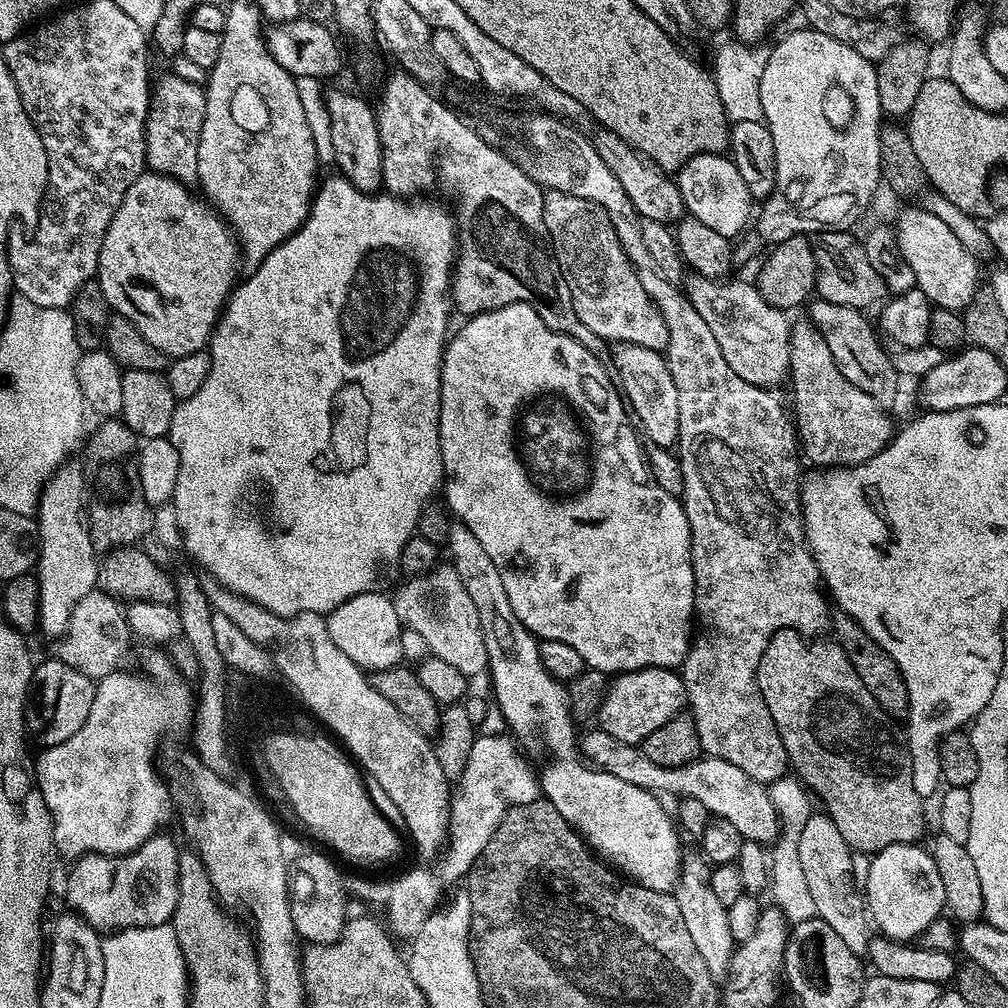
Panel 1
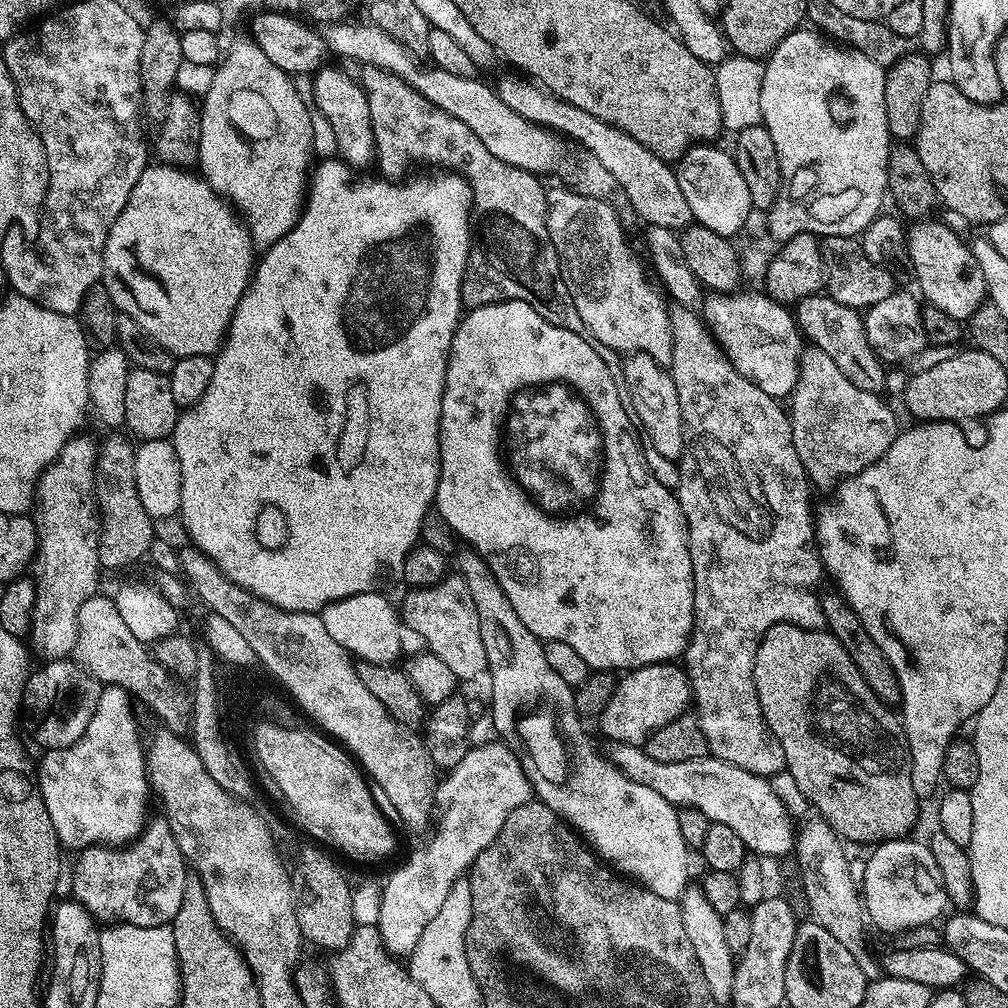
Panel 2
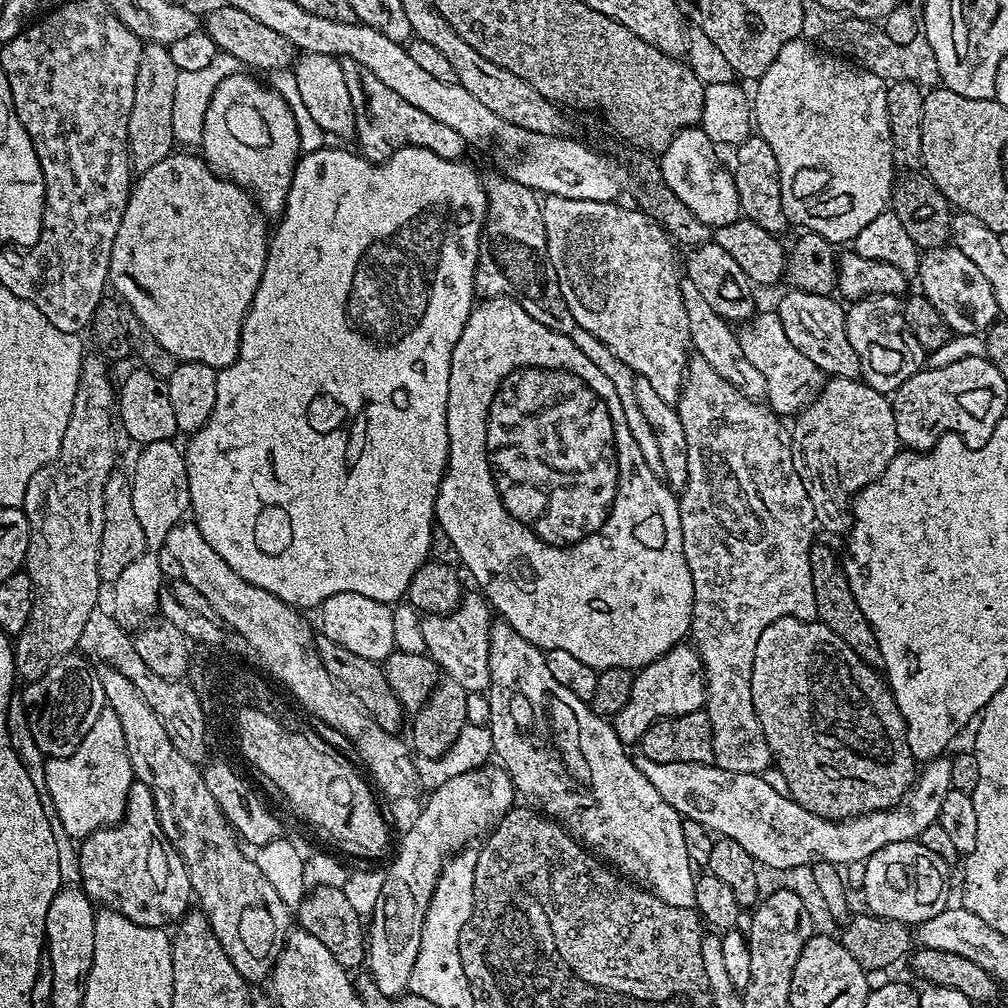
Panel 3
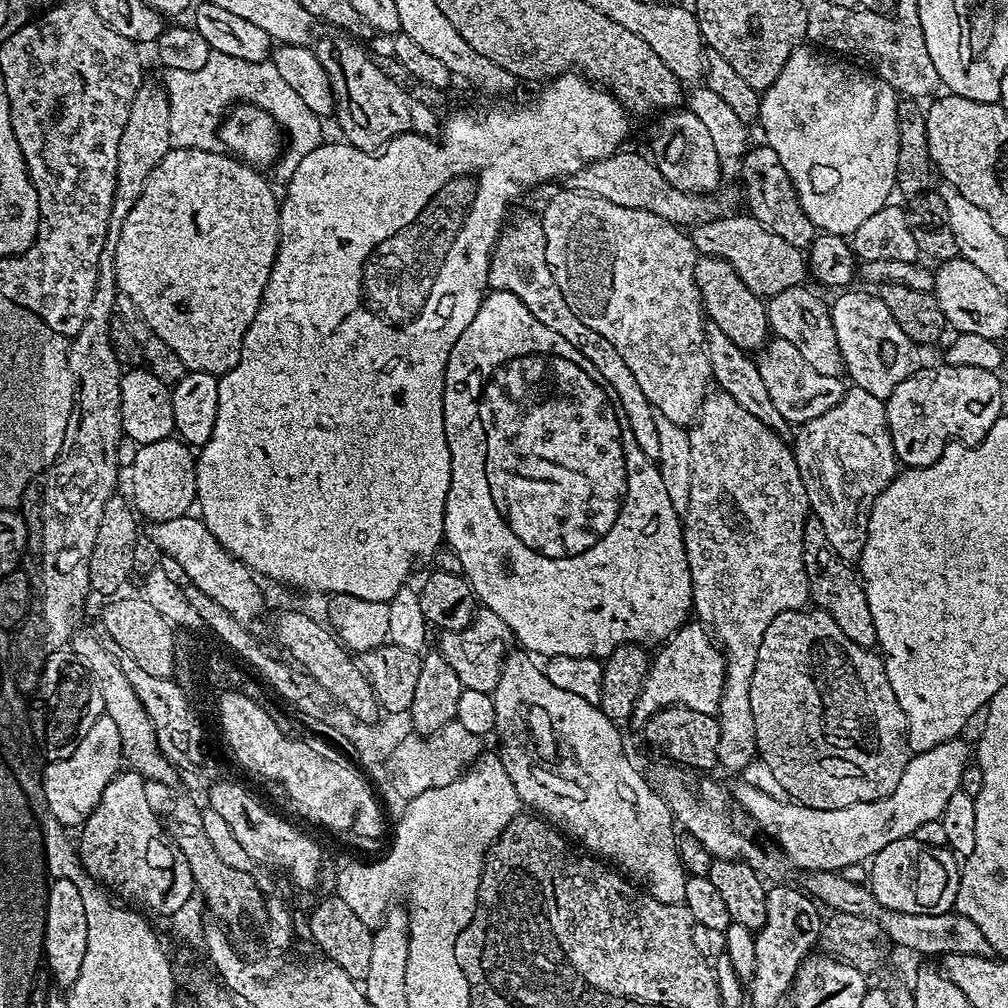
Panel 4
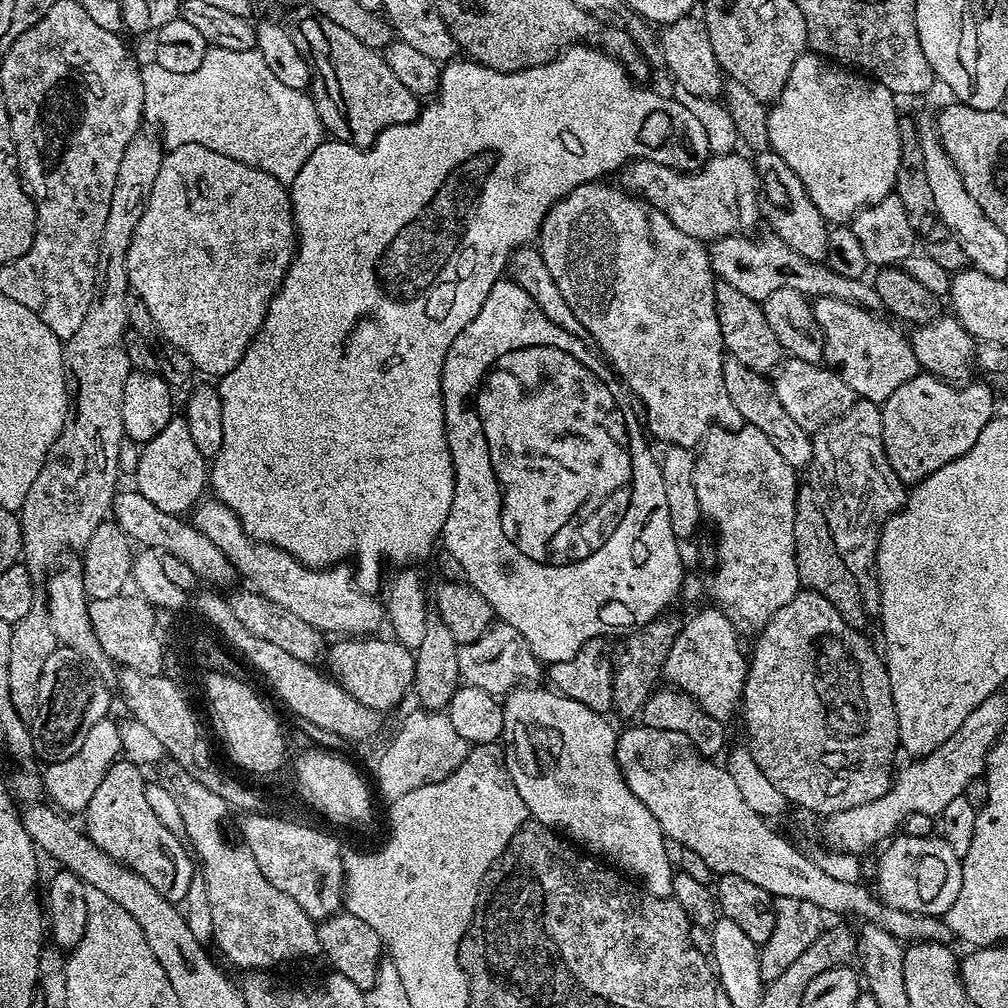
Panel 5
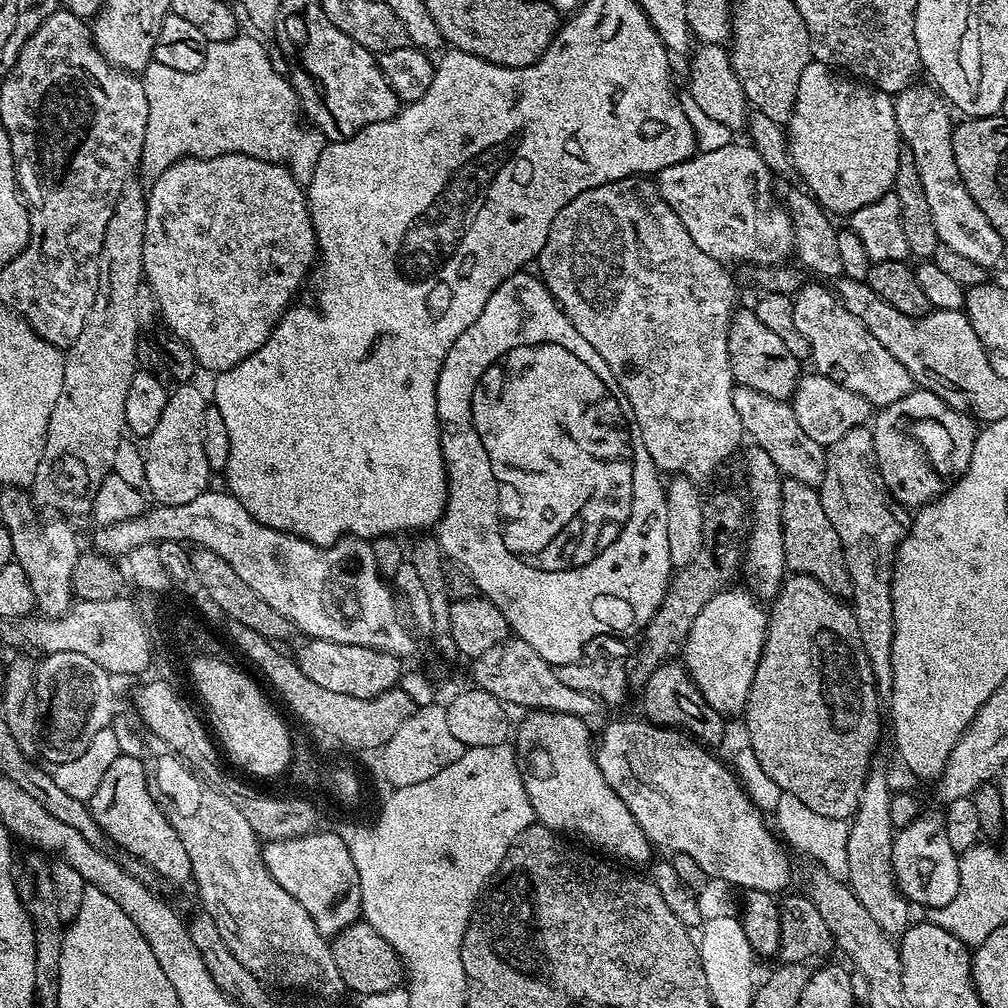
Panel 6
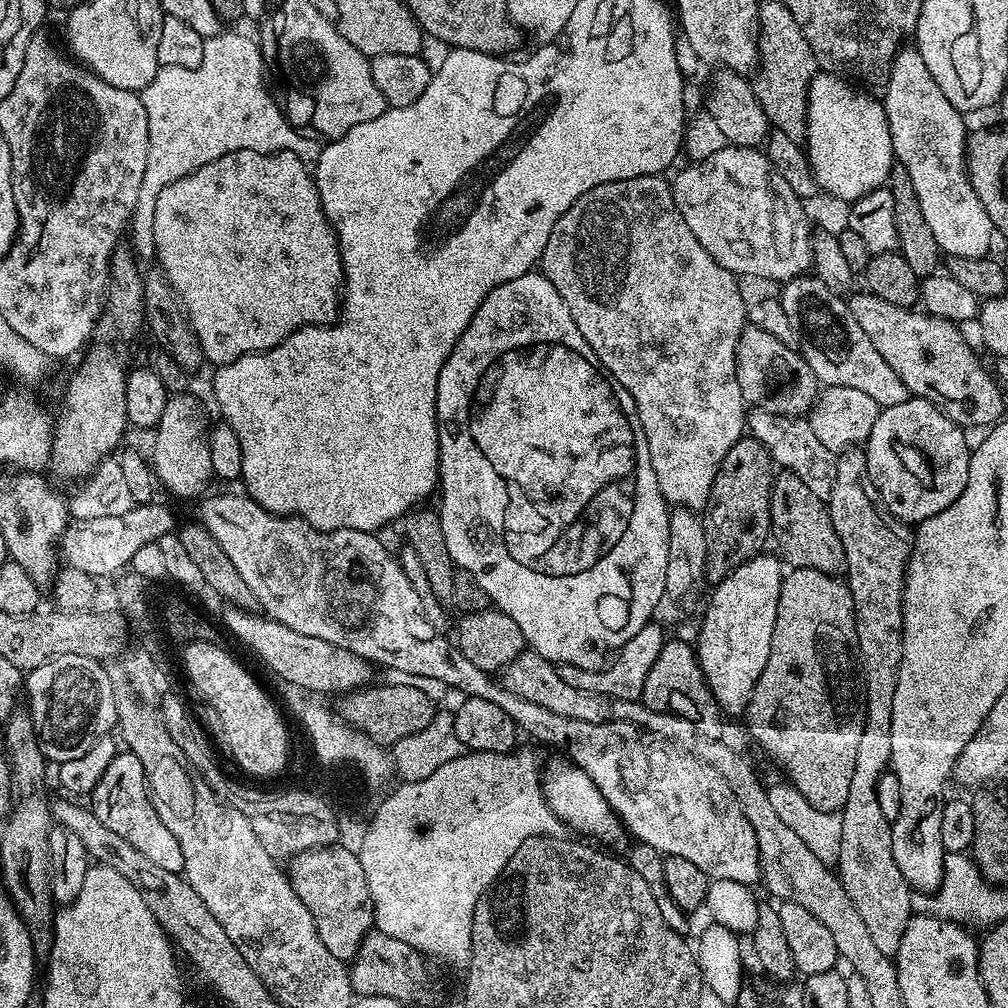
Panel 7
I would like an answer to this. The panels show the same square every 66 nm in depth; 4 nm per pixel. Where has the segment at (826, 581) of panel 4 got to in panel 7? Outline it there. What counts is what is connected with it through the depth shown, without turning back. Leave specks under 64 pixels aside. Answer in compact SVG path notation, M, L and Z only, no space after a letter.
M783 470L775 473L770 498L770 518L771 539L776 539L776 544L780 547L778 555L789 569L822 570L822 574L835 577L845 571L846 554L842 550L838 530L834 530L834 522L830 522L825 501L818 499L810 486L806 486L806 482L798 478L798 474Z

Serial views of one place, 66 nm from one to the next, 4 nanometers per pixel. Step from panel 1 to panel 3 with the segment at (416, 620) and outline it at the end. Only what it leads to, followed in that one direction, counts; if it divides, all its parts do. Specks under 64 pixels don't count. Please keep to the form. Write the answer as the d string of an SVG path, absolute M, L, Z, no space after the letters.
M479 591L465 595L453 612L444 616L425 615L421 619L422 638L426 638L426 653L436 662L437 669L447 679L458 682L469 692L484 692L490 682L490 630L494 612Z

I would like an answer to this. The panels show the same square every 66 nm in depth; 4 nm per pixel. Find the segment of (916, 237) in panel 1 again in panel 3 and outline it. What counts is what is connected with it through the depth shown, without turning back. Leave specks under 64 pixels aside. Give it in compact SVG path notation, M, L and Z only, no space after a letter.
M954 246L929 248L921 255L918 281L919 291L946 318L949 329L955 335L974 335L987 333L996 323L998 313L994 302L994 290L986 282L986 274Z

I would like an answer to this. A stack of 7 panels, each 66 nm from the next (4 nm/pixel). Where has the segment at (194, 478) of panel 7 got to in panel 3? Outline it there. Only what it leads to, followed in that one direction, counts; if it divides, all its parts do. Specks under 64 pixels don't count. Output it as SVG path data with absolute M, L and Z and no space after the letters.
M162 441L145 445L130 476L132 501L136 517L144 530L146 547L149 551L159 551L164 547L167 534L189 513L189 475L183 451L176 448L173 441Z

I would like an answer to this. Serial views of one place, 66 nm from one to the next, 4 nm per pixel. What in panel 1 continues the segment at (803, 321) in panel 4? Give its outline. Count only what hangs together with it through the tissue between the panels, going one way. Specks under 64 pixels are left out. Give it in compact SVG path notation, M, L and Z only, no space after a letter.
M819 298L813 299L811 304L812 313L810 313L810 319L812 325L822 334L826 346L830 346L830 354L834 354L834 362L838 366L838 370L842 370L842 374L846 374L846 378L850 378L850 382L854 382L854 386L858 386L858 390L870 394L875 400L879 400L881 405L888 406L888 403L896 396L896 380L898 380L898 373L892 368L891 355L889 355L886 350L884 353L884 348L880 345L881 337L878 335L874 324L874 329L872 329L871 322L864 317L865 313L859 308L851 308L846 305L835 305L834 302L828 302Z

